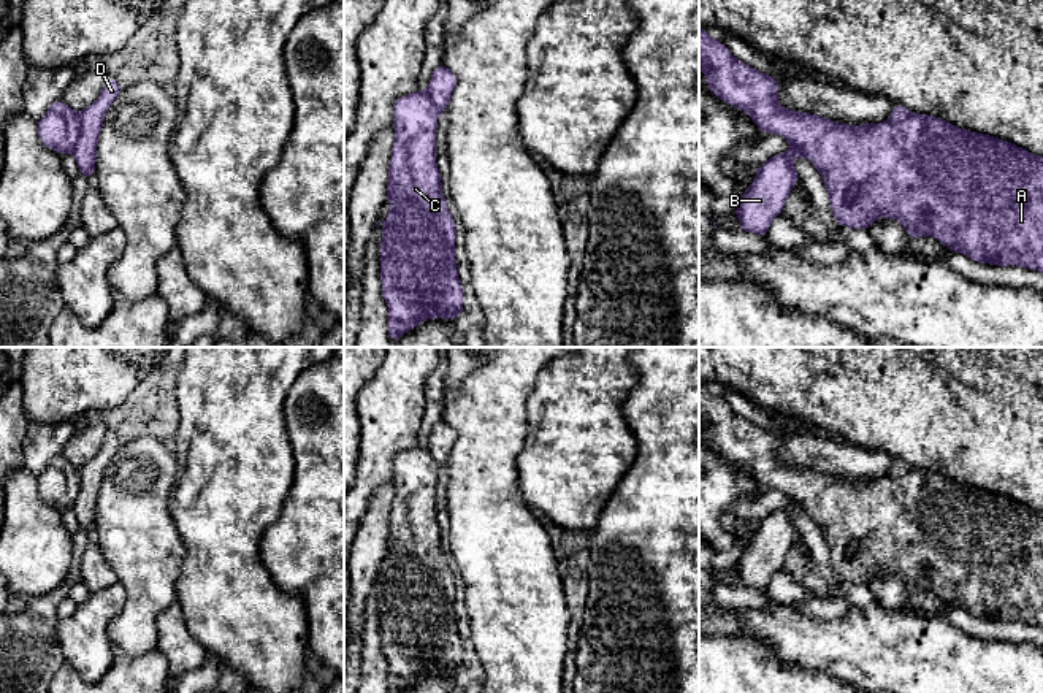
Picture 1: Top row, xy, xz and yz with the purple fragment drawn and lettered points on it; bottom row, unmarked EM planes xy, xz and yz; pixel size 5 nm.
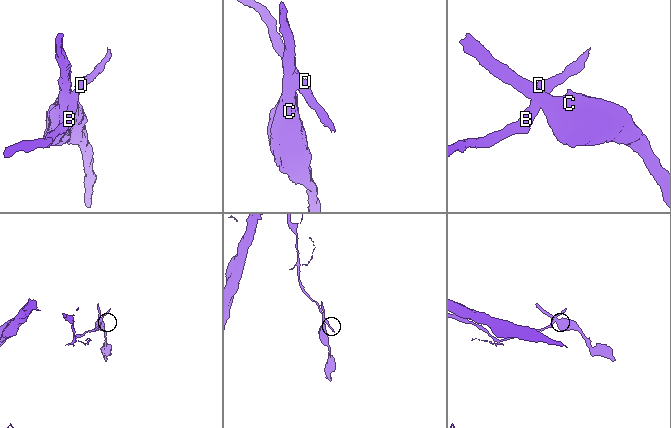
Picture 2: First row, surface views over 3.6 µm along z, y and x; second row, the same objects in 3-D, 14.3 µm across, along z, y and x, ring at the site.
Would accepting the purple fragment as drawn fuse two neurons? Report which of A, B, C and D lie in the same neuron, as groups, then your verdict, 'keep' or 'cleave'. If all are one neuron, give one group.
A C / B D | cleave

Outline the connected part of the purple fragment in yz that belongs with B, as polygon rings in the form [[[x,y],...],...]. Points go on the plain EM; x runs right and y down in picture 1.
[[[789,498],[789,503],[789,507],[777,509],[759,520],[753,539],[742,549],[739,561],[732,566],[740,576],[740,587],[764,592],[772,576],[781,569],[799,536],[793,514],[805,511],[794,498]]]

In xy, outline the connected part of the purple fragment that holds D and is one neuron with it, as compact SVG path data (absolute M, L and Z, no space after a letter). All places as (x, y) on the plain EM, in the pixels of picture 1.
M108 431L100 452L82 468L79 468L81 490L71 509L76 514L81 531L87 531L90 534L94 533L97 500L103 482L103 473L106 465L119 452L119 447L120 442L116 433Z

